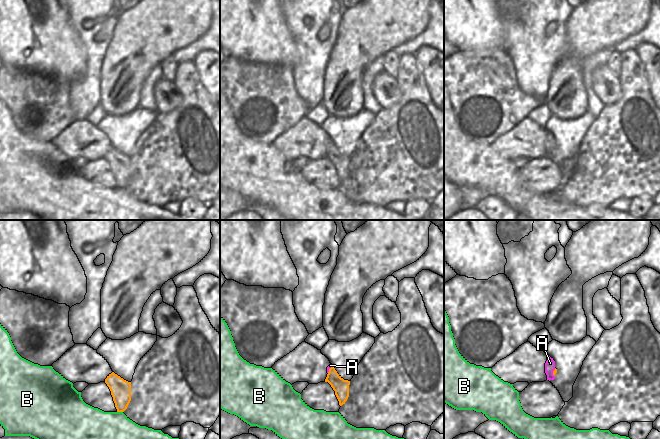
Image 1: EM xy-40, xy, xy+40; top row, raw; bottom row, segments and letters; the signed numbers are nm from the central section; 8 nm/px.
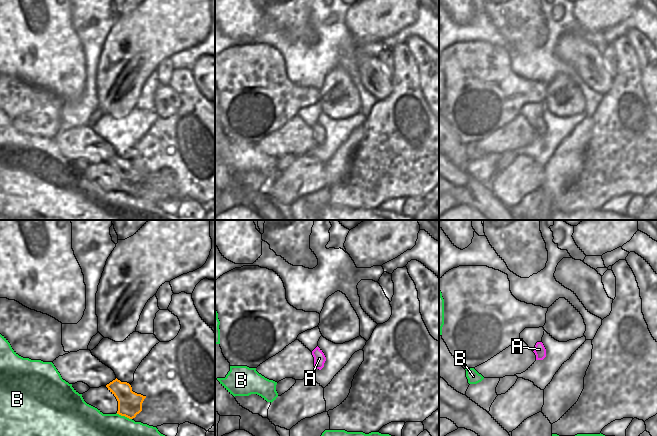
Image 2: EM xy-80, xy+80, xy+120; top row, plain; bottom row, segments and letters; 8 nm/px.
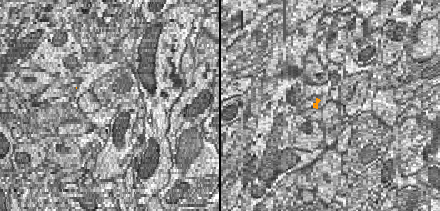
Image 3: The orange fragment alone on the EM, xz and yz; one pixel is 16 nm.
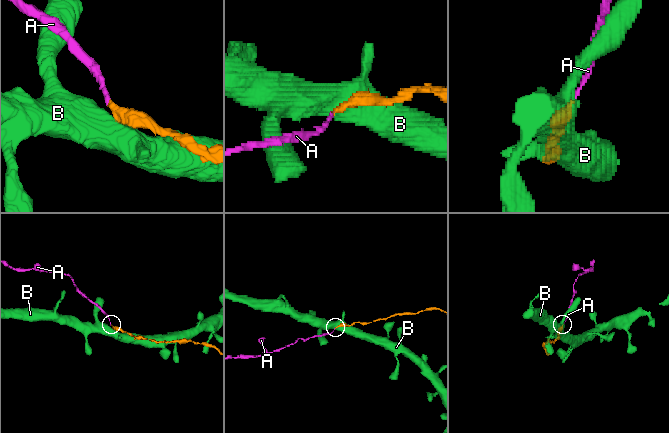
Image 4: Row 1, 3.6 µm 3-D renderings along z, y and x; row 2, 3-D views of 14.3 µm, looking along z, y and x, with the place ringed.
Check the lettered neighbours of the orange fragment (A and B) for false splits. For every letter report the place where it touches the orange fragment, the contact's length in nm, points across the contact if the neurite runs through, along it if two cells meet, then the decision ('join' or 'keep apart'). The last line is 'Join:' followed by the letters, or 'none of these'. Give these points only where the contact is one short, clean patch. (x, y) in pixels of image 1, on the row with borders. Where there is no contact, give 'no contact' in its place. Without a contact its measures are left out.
A: meets orange in xy+40 at (553, 372); contact 70 nm long; runs through xy+40 (555, 371), (553, 372), (550, 363); join
B: meets orange in xy-40 at (120, 411); contact 50 nm long; border along xy-40 (117, 411), (122, 412); keep apart
Join: A

